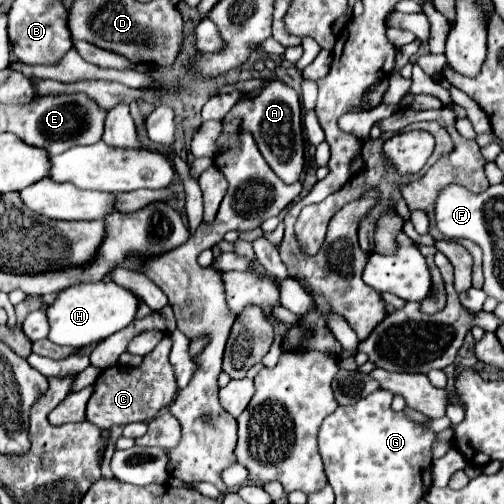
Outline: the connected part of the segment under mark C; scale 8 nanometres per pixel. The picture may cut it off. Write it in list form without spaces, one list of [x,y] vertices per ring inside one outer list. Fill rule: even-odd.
[[[166,336],[154,352],[144,356],[142,366],[110,366],[102,370],[94,382],[94,392],[88,400],[86,420],[96,424],[98,428],[112,428],[114,424],[130,424],[130,422],[150,422],[162,408],[166,408],[176,396],[176,380],[174,368],[168,362],[170,354],[170,336]]]

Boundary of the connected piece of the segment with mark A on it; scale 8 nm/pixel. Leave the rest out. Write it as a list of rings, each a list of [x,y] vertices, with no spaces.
[[[280,82],[268,84],[260,96],[254,100],[242,100],[236,104],[226,120],[232,116],[242,118],[242,130],[250,130],[258,142],[258,148],[268,162],[268,166],[278,174],[278,178],[286,184],[294,184],[302,178],[306,170],[306,158],[304,158],[304,130],[302,130],[302,120],[300,120],[300,100],[298,94]]]

